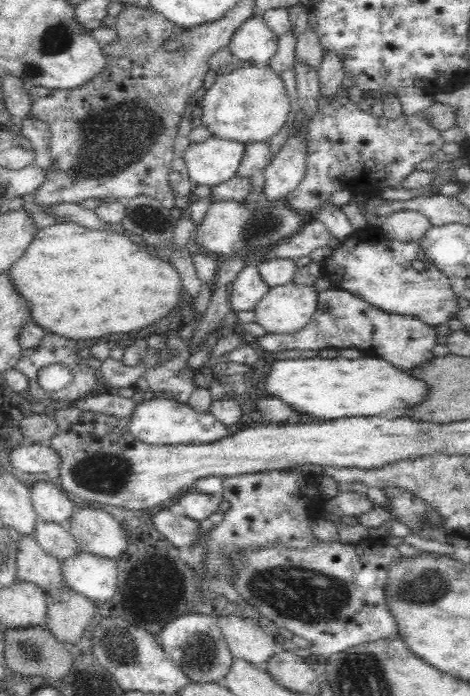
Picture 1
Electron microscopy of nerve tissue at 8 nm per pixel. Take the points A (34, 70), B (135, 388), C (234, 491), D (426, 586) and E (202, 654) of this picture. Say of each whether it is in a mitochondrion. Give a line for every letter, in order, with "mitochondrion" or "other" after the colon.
A: mitochondrion
B: other
C: other
D: mitochondrion
E: mitochondrion

